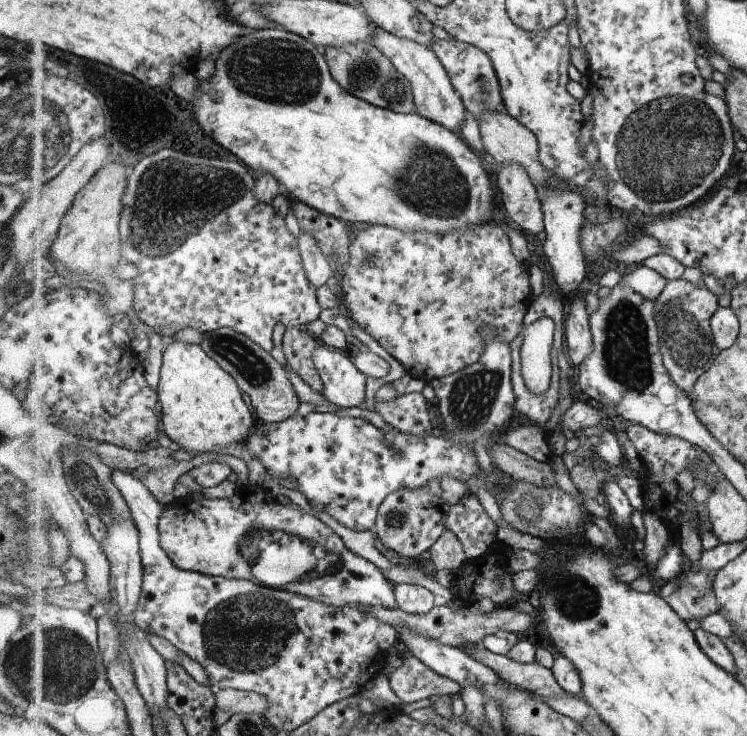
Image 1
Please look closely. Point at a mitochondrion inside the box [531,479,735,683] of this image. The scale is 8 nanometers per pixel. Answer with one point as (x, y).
(577, 599)

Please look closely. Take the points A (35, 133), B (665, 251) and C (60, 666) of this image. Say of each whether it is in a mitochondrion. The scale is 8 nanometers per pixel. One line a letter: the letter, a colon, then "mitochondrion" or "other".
A: mitochondrion
B: other
C: mitochondrion

